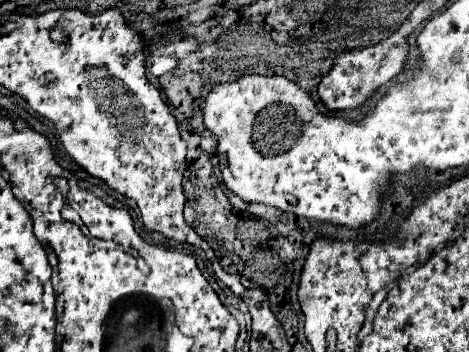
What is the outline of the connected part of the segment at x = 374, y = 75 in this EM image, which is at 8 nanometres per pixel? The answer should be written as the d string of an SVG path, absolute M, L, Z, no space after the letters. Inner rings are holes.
M402 28L402 32L394 32L392 36L384 38L378 44L340 52L334 58L332 70L320 80L320 86L318 86L318 96L326 104L326 108L328 110L358 108L366 102L366 98L370 98L370 94L378 86L392 80L392 76L402 70L402 62L404 62L404 56L406 56L406 44L404 44L406 36L408 36L408 30Z

